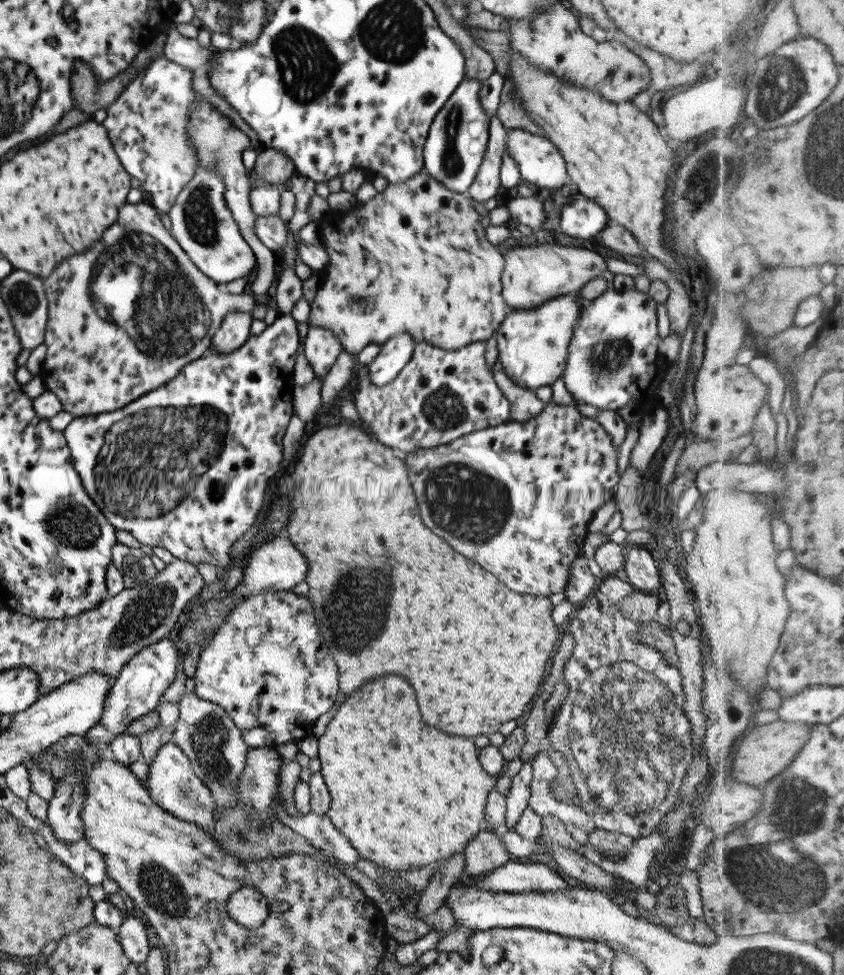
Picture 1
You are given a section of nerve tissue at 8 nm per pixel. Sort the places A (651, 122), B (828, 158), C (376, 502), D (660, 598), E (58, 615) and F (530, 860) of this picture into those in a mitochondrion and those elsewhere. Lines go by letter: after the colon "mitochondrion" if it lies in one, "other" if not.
A: other
B: mitochondrion
C: other
D: other
E: other
F: other

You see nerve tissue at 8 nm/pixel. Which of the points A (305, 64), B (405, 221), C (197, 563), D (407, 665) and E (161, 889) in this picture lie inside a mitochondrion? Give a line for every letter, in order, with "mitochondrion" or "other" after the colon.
A: mitochondrion
B: other
C: other
D: other
E: mitochondrion

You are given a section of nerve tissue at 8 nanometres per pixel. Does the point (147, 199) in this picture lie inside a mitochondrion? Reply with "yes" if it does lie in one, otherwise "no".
no

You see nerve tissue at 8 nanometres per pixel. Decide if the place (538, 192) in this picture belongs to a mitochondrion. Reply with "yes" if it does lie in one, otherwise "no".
no

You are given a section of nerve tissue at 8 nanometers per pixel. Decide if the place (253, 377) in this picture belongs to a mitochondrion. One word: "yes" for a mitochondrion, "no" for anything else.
no

